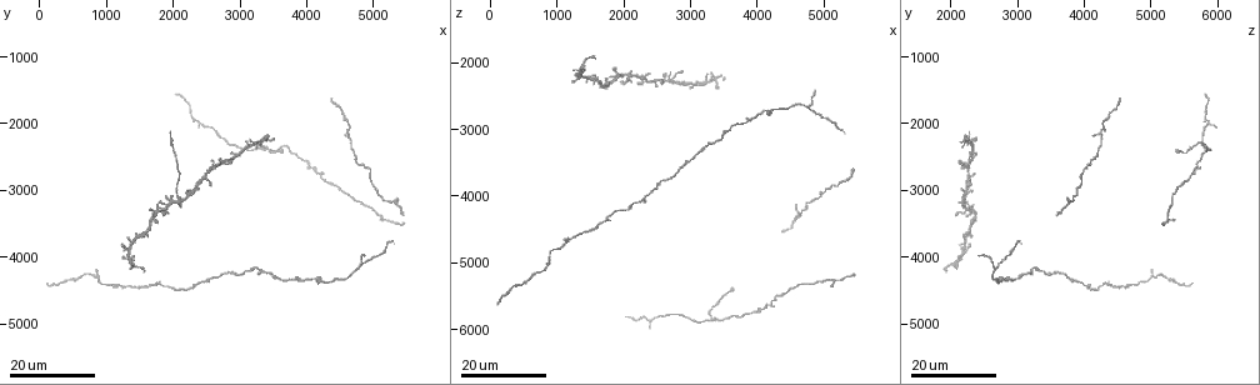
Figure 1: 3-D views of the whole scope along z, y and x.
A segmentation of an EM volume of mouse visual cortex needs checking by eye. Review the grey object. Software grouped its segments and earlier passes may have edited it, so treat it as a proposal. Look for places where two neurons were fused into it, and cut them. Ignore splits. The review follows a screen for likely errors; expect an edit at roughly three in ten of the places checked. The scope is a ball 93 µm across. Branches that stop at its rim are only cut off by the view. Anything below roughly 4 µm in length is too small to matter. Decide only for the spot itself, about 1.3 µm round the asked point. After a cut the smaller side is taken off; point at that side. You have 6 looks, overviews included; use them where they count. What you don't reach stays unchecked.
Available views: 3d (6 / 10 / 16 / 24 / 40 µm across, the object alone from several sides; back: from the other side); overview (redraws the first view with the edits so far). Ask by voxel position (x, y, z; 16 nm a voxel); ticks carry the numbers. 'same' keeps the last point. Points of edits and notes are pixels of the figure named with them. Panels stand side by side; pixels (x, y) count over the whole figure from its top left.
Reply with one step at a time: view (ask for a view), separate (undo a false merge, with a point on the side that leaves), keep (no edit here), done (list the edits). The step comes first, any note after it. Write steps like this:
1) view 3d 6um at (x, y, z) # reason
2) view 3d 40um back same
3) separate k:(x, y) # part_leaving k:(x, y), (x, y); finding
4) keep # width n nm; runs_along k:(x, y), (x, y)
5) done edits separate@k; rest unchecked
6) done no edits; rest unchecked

view 3d 16um at (600, 4350, 5200) # narrows sharply

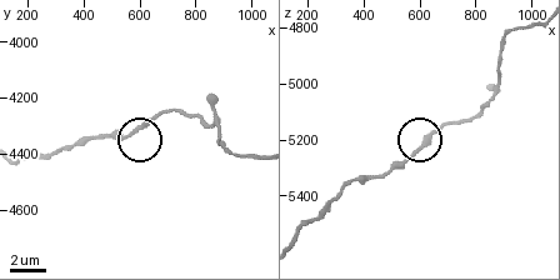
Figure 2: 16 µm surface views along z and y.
view 3d 10um at (580, 4310, 5240) # zoom in

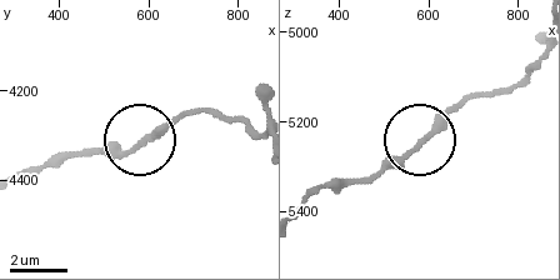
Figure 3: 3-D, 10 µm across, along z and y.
keep # runs_along 3:(258, 133), (215, 111), (186, 111), (121, 151), (88, 154); all the same neuron

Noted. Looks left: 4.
view 3d 16um at (2500, 2850, 2250) # looks like a crossing

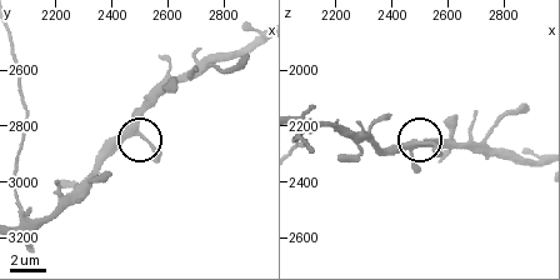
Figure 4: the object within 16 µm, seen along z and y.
view 3d 6um same

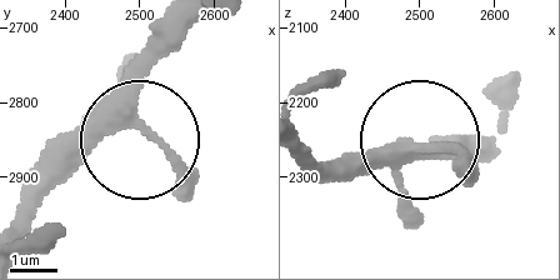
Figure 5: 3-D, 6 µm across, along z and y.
keep # arms 4; runs_along 5:(193, 23), (141, 83), (130, 126), (30, 210); all the same neuron

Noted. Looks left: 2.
view 3d 16um at (4700, 4250, 2650) # a narrow waist

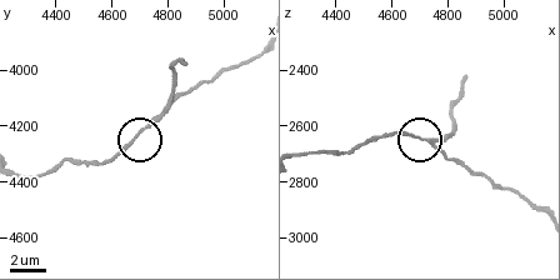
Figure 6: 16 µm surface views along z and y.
view 3d 6um at (4700, 4220, 2640) # zoom in

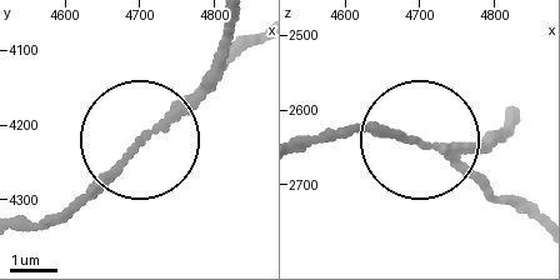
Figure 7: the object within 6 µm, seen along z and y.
separate 7:(488, 188) # part_leaving 7:(448, 153), (539, 216); two neurons meet here

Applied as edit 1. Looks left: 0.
done edits separate@7; rest unchecked

